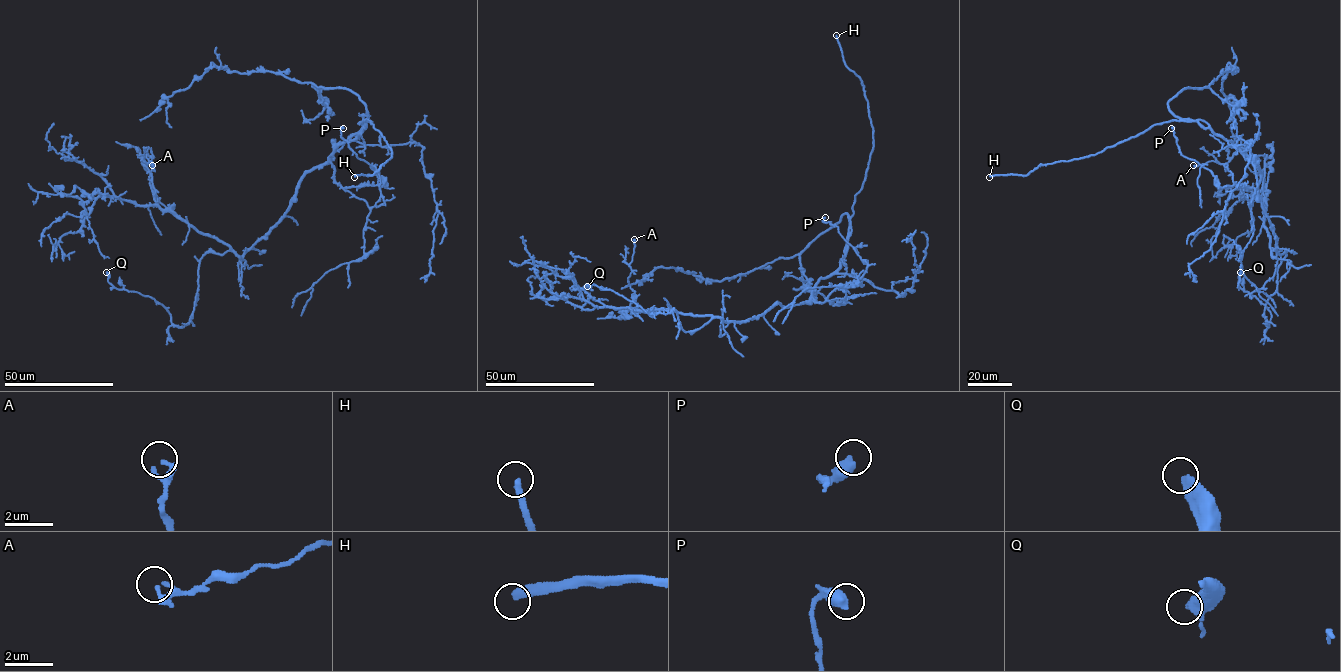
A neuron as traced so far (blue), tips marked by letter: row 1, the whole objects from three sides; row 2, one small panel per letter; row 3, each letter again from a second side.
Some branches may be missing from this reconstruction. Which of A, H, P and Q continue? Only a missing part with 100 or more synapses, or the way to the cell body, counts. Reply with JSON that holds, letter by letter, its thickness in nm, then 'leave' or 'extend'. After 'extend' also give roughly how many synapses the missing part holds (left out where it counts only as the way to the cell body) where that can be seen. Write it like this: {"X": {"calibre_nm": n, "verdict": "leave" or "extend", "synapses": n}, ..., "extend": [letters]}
{"A": {"calibre_nm": 190, "verdict": "leave"}, "H": {"calibre_nm": 340, "verdict": "extend"}, "P": {"calibre_nm": 500, "verdict": "leave"}, "Q": {"calibre_nm": 460, "verdict": "leave"}, "extend": ["H"]}

